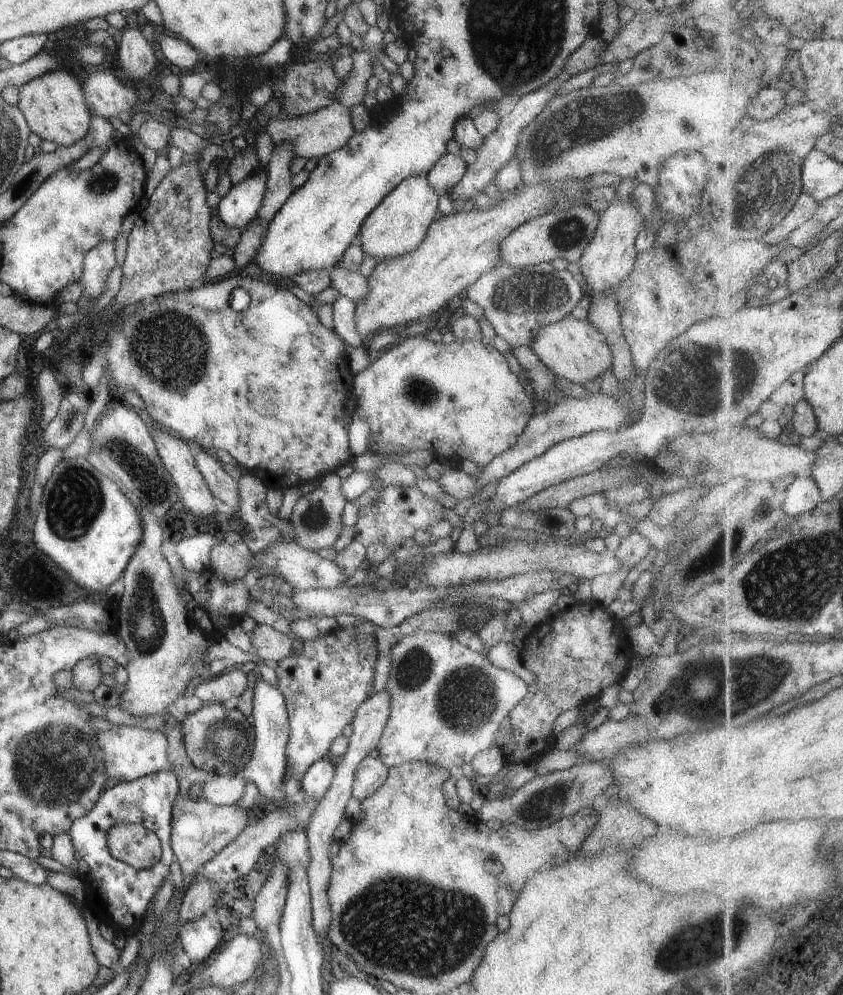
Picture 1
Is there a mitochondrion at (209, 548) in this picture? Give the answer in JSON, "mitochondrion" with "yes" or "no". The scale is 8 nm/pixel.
{"mitochondrion":"no"}

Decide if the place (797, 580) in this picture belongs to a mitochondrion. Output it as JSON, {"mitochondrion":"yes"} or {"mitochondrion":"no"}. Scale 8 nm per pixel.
{"mitochondrion":"yes"}

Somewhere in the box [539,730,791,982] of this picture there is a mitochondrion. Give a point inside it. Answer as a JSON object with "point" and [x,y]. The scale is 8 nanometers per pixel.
{"point":[710,938]}

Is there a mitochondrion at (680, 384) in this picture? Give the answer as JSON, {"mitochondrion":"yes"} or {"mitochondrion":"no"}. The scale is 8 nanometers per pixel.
{"mitochondrion":"yes"}

